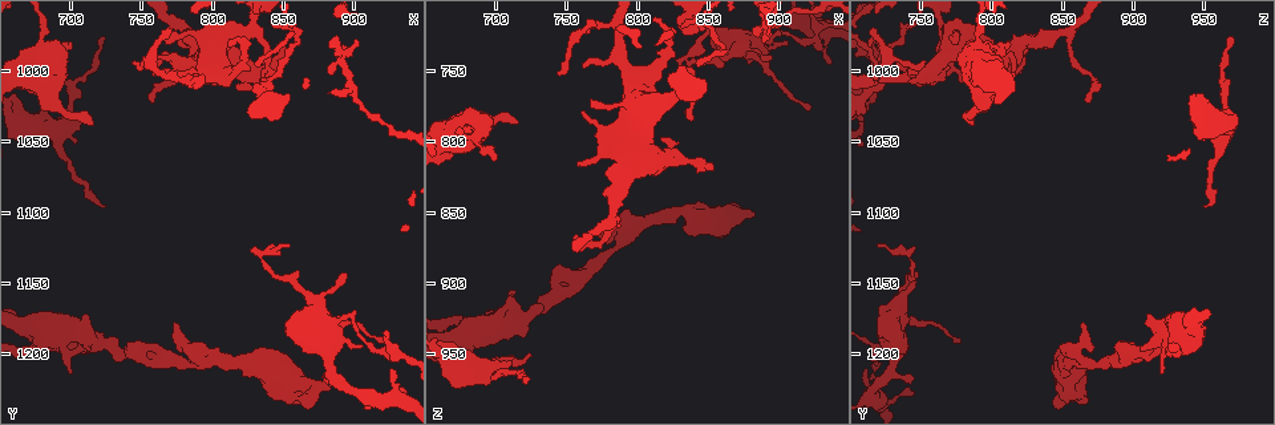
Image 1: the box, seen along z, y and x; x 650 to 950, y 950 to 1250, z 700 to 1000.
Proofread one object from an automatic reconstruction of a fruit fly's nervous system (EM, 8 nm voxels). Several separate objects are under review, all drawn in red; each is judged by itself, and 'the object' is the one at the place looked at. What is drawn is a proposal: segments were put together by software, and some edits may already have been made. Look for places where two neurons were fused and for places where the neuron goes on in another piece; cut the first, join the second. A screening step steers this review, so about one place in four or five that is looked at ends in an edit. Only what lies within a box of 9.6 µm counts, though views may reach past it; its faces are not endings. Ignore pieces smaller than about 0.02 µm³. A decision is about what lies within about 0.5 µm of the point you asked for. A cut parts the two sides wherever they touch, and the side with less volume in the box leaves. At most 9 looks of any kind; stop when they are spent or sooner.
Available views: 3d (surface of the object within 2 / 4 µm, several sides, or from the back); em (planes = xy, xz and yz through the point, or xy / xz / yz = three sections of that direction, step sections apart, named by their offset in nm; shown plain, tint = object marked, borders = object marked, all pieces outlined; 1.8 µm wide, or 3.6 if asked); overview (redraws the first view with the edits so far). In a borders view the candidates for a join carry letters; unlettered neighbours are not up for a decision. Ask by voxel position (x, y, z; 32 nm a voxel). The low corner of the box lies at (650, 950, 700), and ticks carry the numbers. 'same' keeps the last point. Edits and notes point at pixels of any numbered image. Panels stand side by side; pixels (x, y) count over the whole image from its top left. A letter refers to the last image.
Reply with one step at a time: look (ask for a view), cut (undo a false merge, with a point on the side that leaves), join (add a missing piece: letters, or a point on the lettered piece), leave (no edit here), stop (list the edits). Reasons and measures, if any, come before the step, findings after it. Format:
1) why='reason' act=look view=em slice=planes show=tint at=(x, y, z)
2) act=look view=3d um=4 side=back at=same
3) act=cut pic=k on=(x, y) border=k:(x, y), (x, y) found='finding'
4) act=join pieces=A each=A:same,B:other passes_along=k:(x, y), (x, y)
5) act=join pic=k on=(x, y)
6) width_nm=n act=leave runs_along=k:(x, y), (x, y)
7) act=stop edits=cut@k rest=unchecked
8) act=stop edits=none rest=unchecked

why='a narrow waist' act=look view=em um=3.6 slice=planes show=borders at=(814, 974, 774)

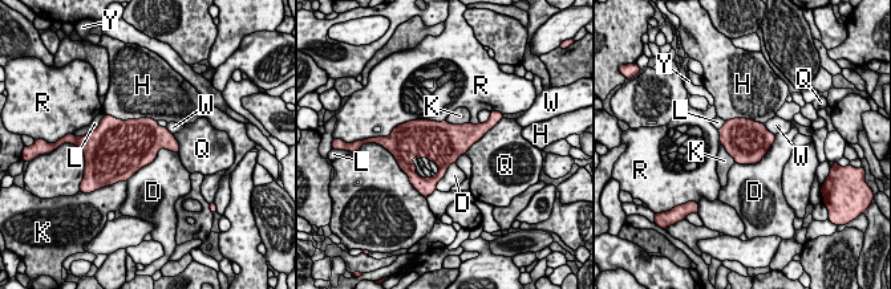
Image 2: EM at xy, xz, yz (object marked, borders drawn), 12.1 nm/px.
act=leave each=D:other,H:other,K:other,L:other,Q:other,R:other,W:other,Y:other border=2:(178, 151), (161, 149), (126, 180) found='continuous, no second neuron'

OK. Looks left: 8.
why='sharp bend' act=look view=em slice=planes show=plain at=(786, 1006, 720)

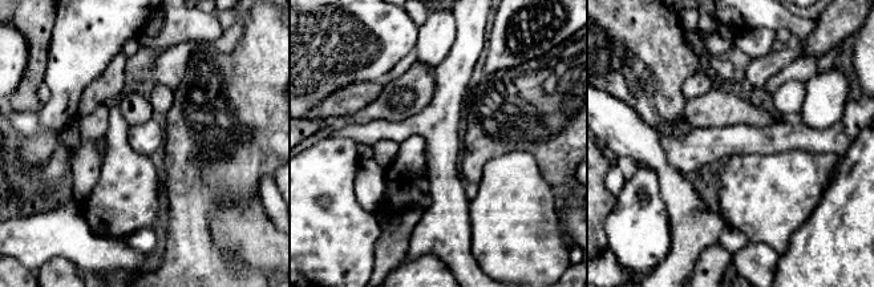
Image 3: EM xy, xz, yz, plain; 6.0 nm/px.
act=look view=em slice=planes show=tint at=same

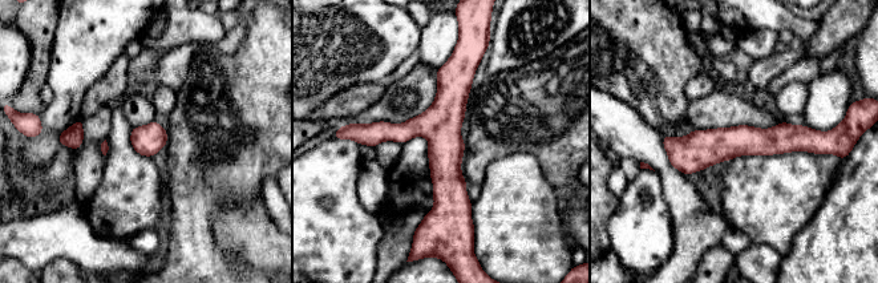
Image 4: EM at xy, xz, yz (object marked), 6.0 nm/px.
why='see the neighbours' act=look view=em slice=planes show=borders at=same

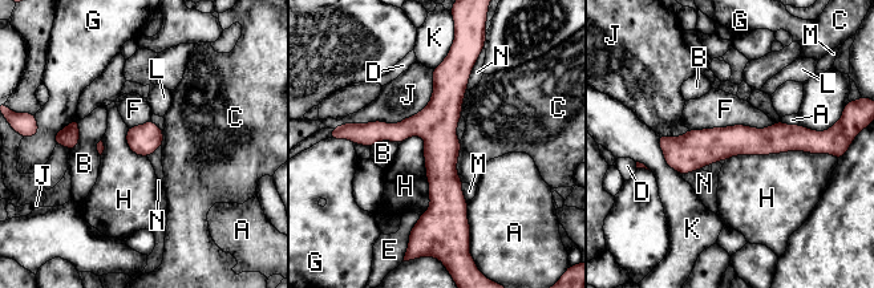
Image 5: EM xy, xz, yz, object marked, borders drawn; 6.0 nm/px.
width_nm=190 act=leave each=A:other,B:other,C:other,D:other,E:other,F:other,G:other,H:other,J:other,K:other,L:other,M:other,N:other runs_along=5:(814, 136), (715, 145), (662, 142) found='one neuron here'

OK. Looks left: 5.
why='narrows sharply' act=look view=em um=3.6 slice=planes show=plain at=(842, 1148, 744)

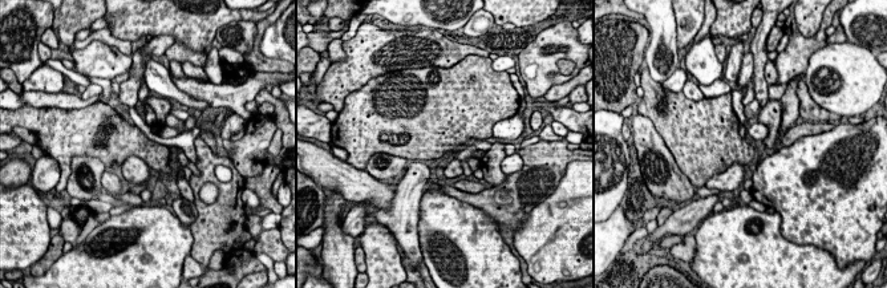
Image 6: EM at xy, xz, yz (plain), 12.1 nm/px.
why='what lies round it' act=look view=em um=3.6 slice=planes show=borders at=same

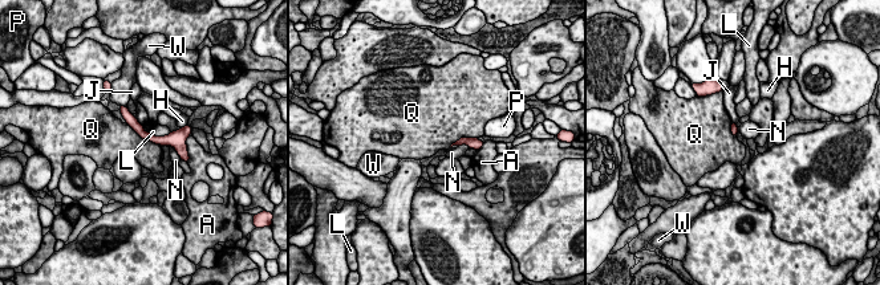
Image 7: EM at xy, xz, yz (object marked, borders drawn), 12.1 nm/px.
longest_contact=Q:500nm act=leave each=A:other,H:other,J:other,L:other,N:other,P:other,Q:other,W:other runs_along=7:(124, 110), (146, 135), (178, 145) found='one neuron here'

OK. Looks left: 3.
why='abrupt turn' act=look view=3d um=2 at=(898, 1176, 724)

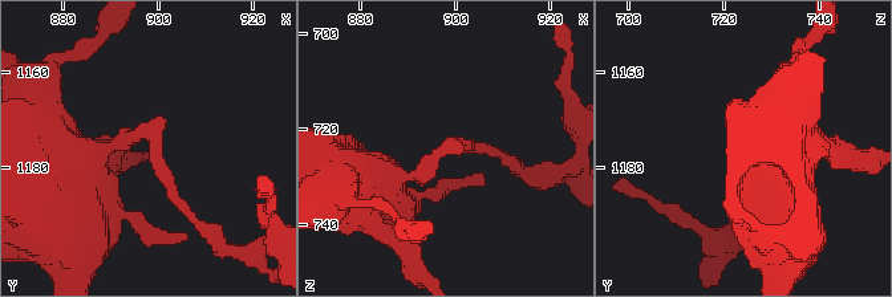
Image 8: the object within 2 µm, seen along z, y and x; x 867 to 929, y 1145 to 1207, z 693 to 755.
why='need the tissue' act=look view=em slice=yz step=16 show=tint at=(899, 1176, 723)

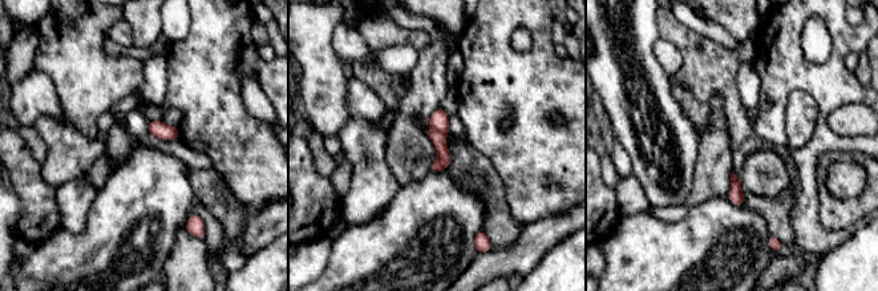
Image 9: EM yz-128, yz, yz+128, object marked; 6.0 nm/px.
act=look view=em slice=planes show=borders at=same

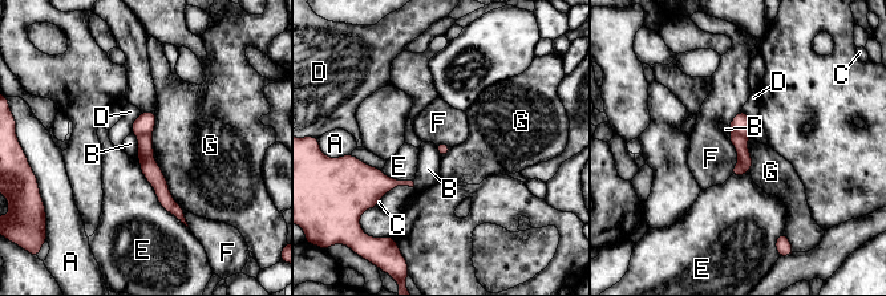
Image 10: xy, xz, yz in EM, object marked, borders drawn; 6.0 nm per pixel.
width_nm=70 longest_contact=E:500nm act=cut pic=10 on=(744, 163) each=A:other,B:other,C:other,D:other,E:other,F:other,G:other found='a second neuron is stuck on'

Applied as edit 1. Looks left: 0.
act=stop edits=cut@10 rest=unchecked

